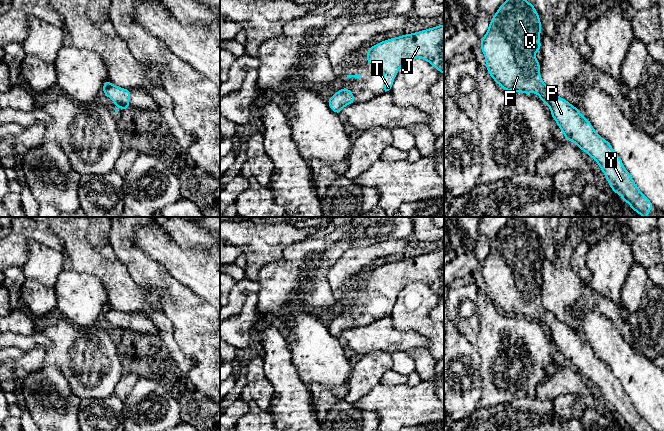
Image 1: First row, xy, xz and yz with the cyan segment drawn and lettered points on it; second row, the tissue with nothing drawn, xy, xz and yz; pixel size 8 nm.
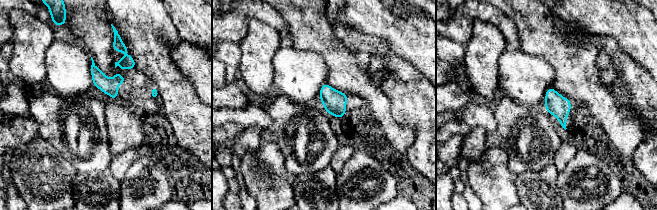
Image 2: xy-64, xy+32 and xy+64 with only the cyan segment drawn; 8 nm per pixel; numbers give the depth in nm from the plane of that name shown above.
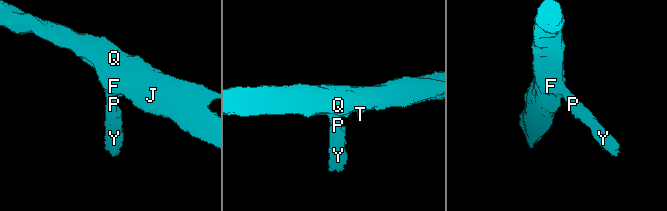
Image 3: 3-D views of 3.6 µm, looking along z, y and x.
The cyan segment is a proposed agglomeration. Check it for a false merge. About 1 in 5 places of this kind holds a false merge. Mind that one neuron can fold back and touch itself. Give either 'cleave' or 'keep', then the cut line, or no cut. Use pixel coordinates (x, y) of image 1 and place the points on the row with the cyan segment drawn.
keep; cut none

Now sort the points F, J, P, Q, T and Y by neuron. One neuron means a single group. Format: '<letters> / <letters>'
F J P Q T Y

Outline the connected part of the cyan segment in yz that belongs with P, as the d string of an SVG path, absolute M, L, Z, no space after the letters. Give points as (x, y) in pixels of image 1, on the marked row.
M506 0L496 11L489 23L487 33L480 40L488 74L506 91L521 92L527 95L532 92L536 93L552 110L550 114L563 132L565 139L574 142L580 150L585 151L594 159L607 178L611 189L620 195L635 212L647 217L649 211L655 206L637 187L611 144L596 133L593 125L580 113L577 107L559 97L540 77L540 62L535 57L535 53L541 50L541 29L539 14L530 2L527 0Z

